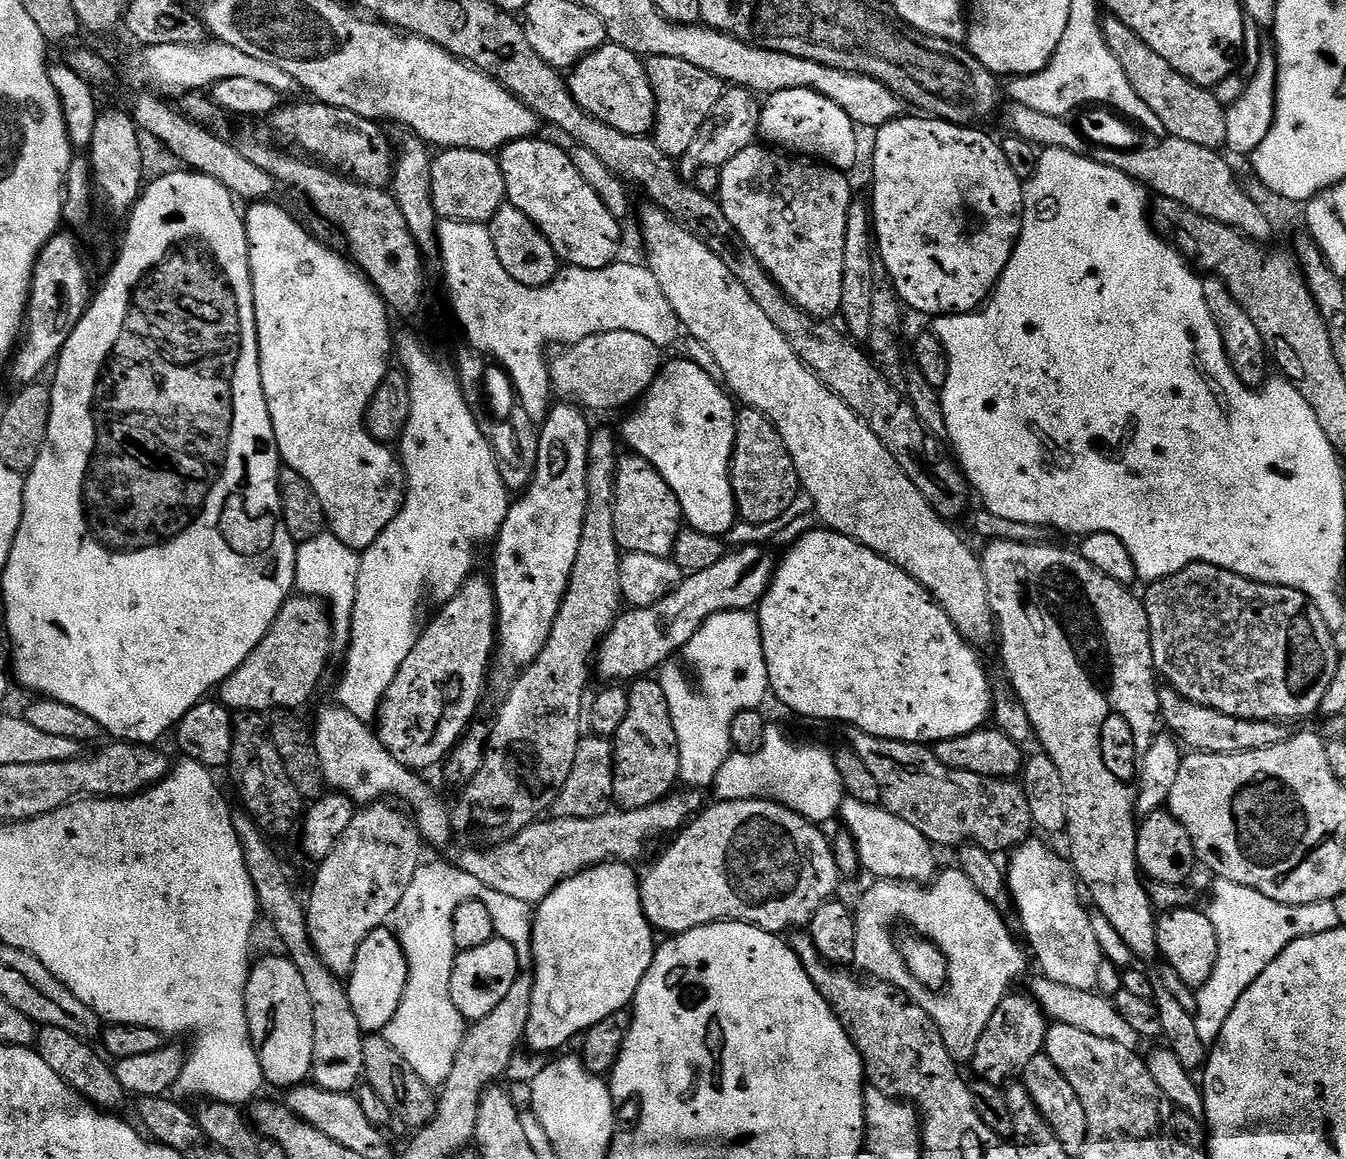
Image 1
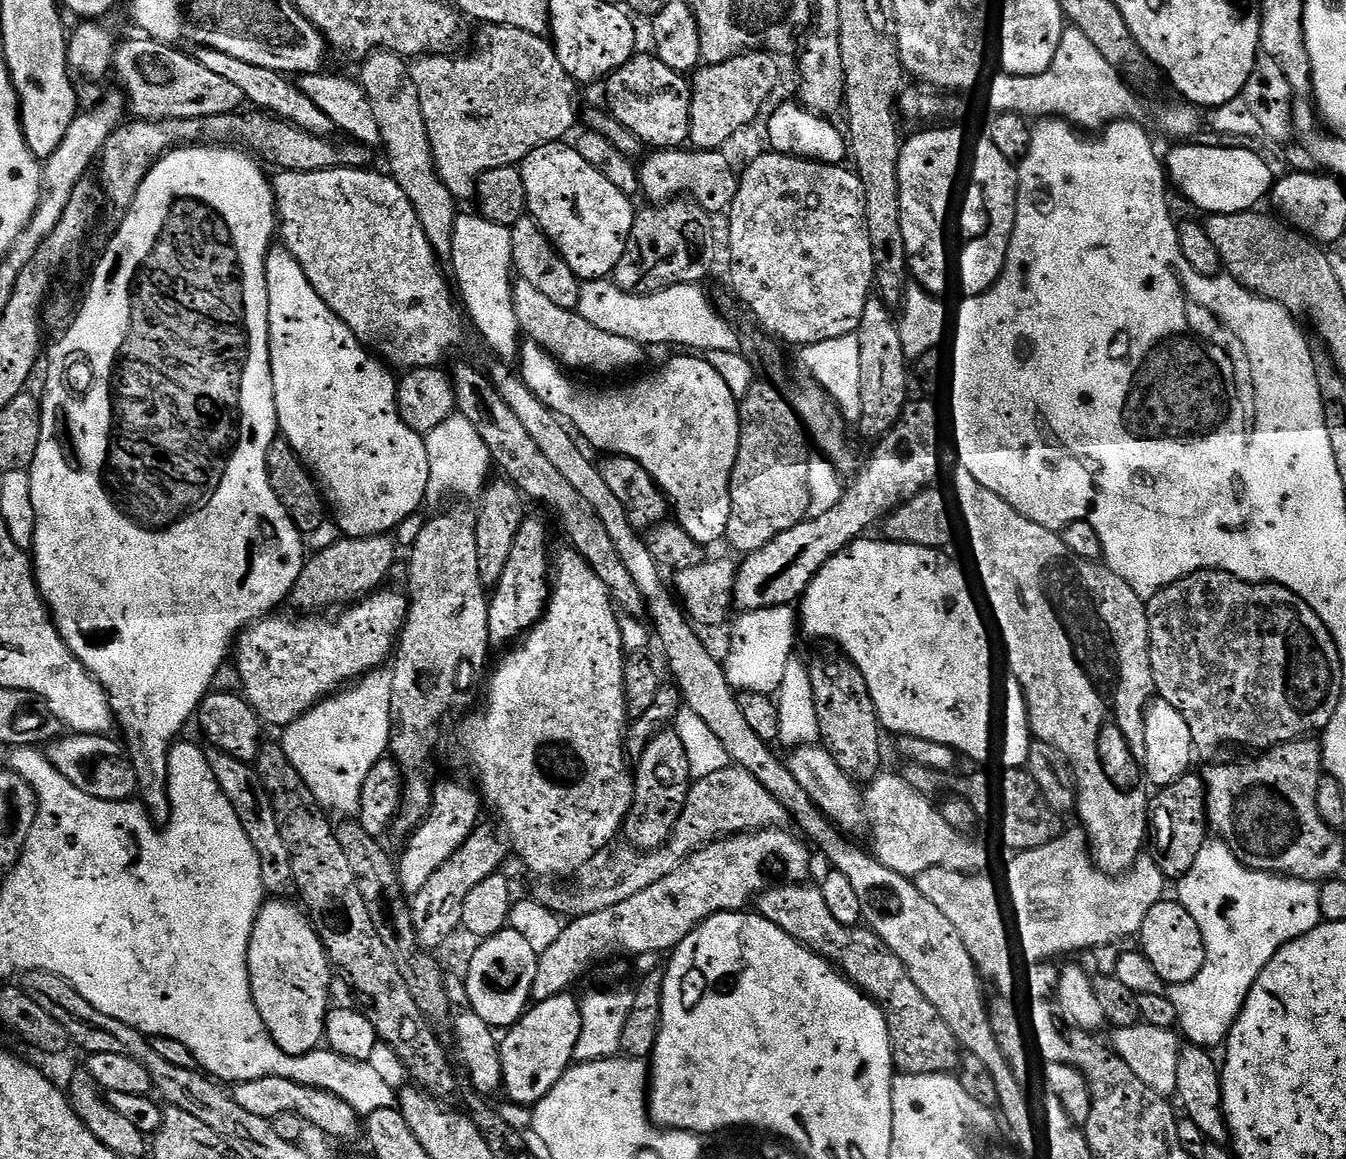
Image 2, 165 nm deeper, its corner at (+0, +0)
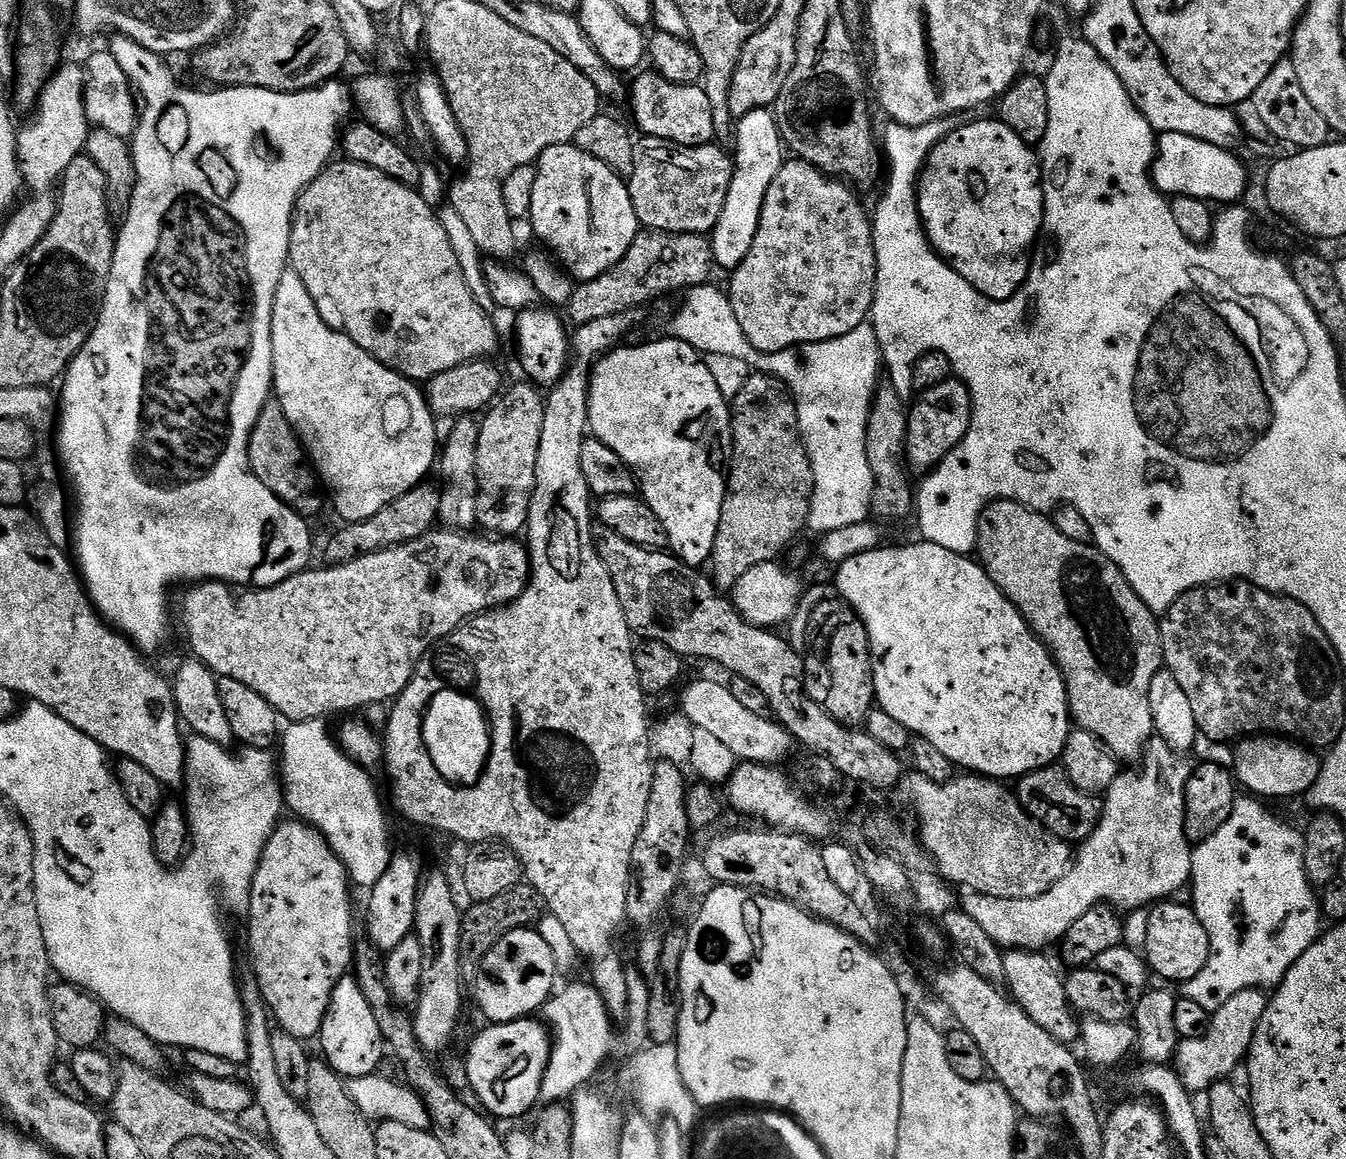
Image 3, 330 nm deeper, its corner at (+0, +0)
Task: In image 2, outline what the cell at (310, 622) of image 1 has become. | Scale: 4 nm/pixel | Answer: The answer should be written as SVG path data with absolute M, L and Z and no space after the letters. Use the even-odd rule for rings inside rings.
M391 535L336 538L330 546L313 551L305 559L292 587L290 604L300 614L324 614L335 604L351 606L381 587L396 564L396 544Z

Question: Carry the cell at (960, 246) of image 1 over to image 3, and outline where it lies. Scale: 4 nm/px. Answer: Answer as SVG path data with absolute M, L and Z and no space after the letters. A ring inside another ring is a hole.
M977 118L973 124L957 127L956 131L944 137L929 153L924 170L918 177L918 203L920 205L920 219L924 231L928 233L928 242L932 249L943 260L947 260L950 267L958 274L962 274L962 278L966 278L966 282L970 286L974 286L974 290L981 292L987 300L1009 300L1012 295L1028 283L1030 271L1028 255L1031 254L1036 239L1042 236L1044 227L1044 182L1040 179L1040 157L1037 149L1033 145L1022 142L1022 138L1018 138L1018 134L1014 134L1014 130L1010 130L1010 126L1006 126L998 118L992 118L992 120Z

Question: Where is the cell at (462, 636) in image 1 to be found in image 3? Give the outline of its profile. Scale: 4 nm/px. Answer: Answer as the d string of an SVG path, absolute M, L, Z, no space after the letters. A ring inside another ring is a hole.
M531 382L523 383L514 385L509 392L507 389L483 413L479 421L478 486L480 489L476 524L484 527L485 529L481 529L485 533L496 538L512 538L525 531L532 491L536 489L538 442L542 438L545 397L537 385Z

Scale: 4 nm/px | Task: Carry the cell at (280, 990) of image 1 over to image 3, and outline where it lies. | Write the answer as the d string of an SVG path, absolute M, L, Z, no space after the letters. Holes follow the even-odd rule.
M292 818L289 821L289 824L277 824L254 874L250 902L246 909L248 948L252 951L251 971L279 1031L311 1042L321 1035L335 987L354 964L352 896L348 893L350 881L344 863L333 854L324 835L299 819Z

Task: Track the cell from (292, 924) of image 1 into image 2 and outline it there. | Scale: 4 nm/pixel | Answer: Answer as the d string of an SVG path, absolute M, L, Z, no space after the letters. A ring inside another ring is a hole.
M212 750L208 752L210 770L214 770L214 778L218 778L218 786L222 786L222 794L230 798L230 806L234 806L234 814L242 822L246 830L246 838L254 842L254 851L258 853L258 870L262 870L262 882L265 893L276 898L284 898L293 891L292 863L290 850L286 850L286 842L282 838L282 830L278 830L278 818L274 818L274 806L268 791L260 780L255 767L249 761L239 760L226 752Z

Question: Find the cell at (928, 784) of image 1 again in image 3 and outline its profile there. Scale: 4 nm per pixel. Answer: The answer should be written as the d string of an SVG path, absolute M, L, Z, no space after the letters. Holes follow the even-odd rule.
M1059 763L1019 777L1016 786L1014 795L1026 814L1030 814L1030 818L1034 818L1046 831L1064 840L1069 846L1079 846L1090 838L1090 834L1094 834L1100 821L1101 801L1093 793L1078 790Z

